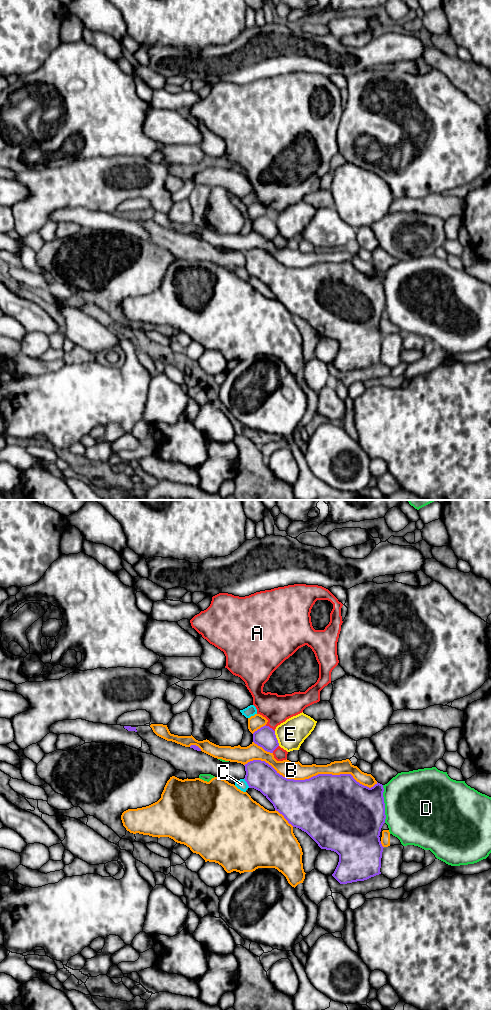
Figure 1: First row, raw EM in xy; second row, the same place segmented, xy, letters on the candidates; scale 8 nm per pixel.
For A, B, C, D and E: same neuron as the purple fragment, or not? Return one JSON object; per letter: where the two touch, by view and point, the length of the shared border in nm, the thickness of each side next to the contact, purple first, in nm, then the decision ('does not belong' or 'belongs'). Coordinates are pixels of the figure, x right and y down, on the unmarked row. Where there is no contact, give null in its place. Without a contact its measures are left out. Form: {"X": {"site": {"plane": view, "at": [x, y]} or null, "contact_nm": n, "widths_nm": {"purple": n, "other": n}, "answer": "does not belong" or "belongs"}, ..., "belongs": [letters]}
{"A": {"site": {"plane": "xy", "at": [269, 215]}, "contact_nm": 90, "widths_nm": {"purple": 170, "other": 220}, "answer": "does not belong"}, "B": {"site": {"plane": "xy", "at": [311, 265]}, "contact_nm": 1100, "widths_nm": {"purple": 500, "other": 140}, "answer": "does not belong"}, "C": {"site": {"plane": "xy", "at": [247, 271]}, "contact_nm": 90, "widths_nm": {"purple": 220, "other": 90}, "answer": "does not belong"}, "D": {"site": {"plane": "xy", "at": [384, 292]}, "contact_nm": 300, "widths_nm": {"purple": 480, "other": 500}, "answer": "does not belong"}, "E": {"site": {"plane": "xy", "at": [276, 226]}, "contact_nm": 130, "widths_nm": {"purple": 170, "other": 220}, "answer": "does not belong"}, "belongs": []}

